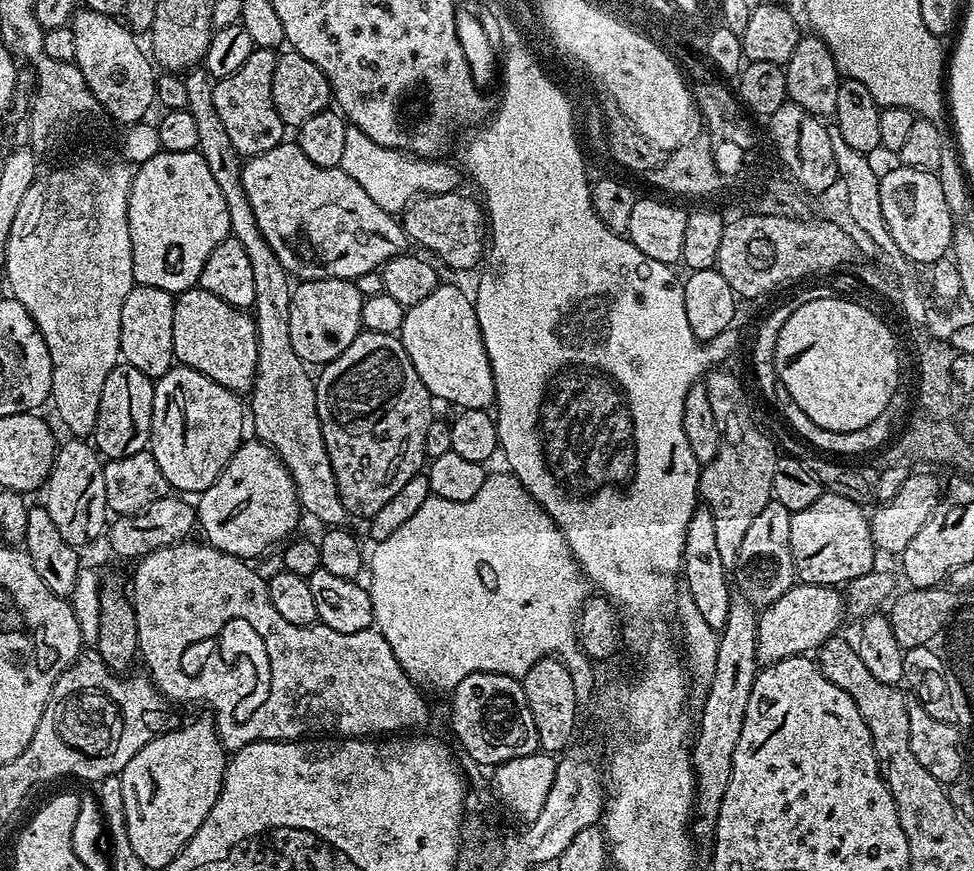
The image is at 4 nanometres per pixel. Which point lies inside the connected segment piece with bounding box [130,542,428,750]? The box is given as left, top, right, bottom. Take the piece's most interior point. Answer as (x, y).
(182, 595)

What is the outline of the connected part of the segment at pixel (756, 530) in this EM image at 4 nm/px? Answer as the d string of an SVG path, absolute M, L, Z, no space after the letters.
M772 500L762 506L758 518L754 518L750 530L746 530L746 538L742 538L742 550L738 552L738 562L734 569L734 584L745 601L757 610L770 607L786 590L797 583L794 570L794 558L790 554L790 518L792 513L782 506L782 502Z

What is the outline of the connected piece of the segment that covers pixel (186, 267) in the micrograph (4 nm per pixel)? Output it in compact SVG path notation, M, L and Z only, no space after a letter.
M161 150L148 161L138 164L130 186L128 225L133 281L142 286L154 286L158 290L166 290L173 294L182 293L188 288L199 285L202 266L206 266L206 258L214 254L214 246L218 246L218 242L222 242L232 230L226 198L222 198L222 190L218 188L218 182L214 182L214 174L210 174L210 166L206 166L206 158L202 158L199 150L194 152Z

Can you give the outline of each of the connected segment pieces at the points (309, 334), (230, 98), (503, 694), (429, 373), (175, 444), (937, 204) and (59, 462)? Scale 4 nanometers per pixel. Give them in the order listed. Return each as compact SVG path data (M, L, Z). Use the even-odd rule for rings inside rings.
M302 280L293 287L290 298L290 342L294 345L294 354L304 361L305 365L323 366L329 364L354 338L362 331L362 306L366 297L358 290L355 280Z
M253 47L250 58L246 58L234 74L221 76L213 83L212 97L218 118L222 118L222 126L226 126L226 134L230 134L230 142L234 142L234 150L238 150L241 157L266 154L266 150L274 150L274 146L285 139L286 126L282 118L278 118L278 110L274 110L276 57L271 48Z
M475 672L462 678L462 682L451 689L450 696L452 730L474 763L497 766L541 751L538 726L534 726L534 714L530 714L526 690L517 677L497 672Z
M437 283L436 289L422 298L414 307L407 309L404 321L399 330L399 338L410 362L414 362L414 370L418 370L418 378L426 386L426 390L437 401L445 400L448 404L457 404L457 409L493 407L496 399L494 374L490 370L490 358L486 354L486 346L482 342L482 330L478 326L476 305L473 297L468 296L460 288L452 284Z
M174 366L155 381L155 386L150 451L158 462L158 470L162 470L169 489L177 493L205 492L245 439L245 405L240 405L237 393L218 386L218 382L193 368Z
M895 167L879 177L884 230L889 232L905 261L908 259L916 264L931 266L947 257L952 250L954 215L946 204L944 187L935 172Z
M71 437L57 447L55 460L44 486L45 490L44 507L66 542L83 548L84 545L103 537L109 515L105 494L104 462L89 441Z

